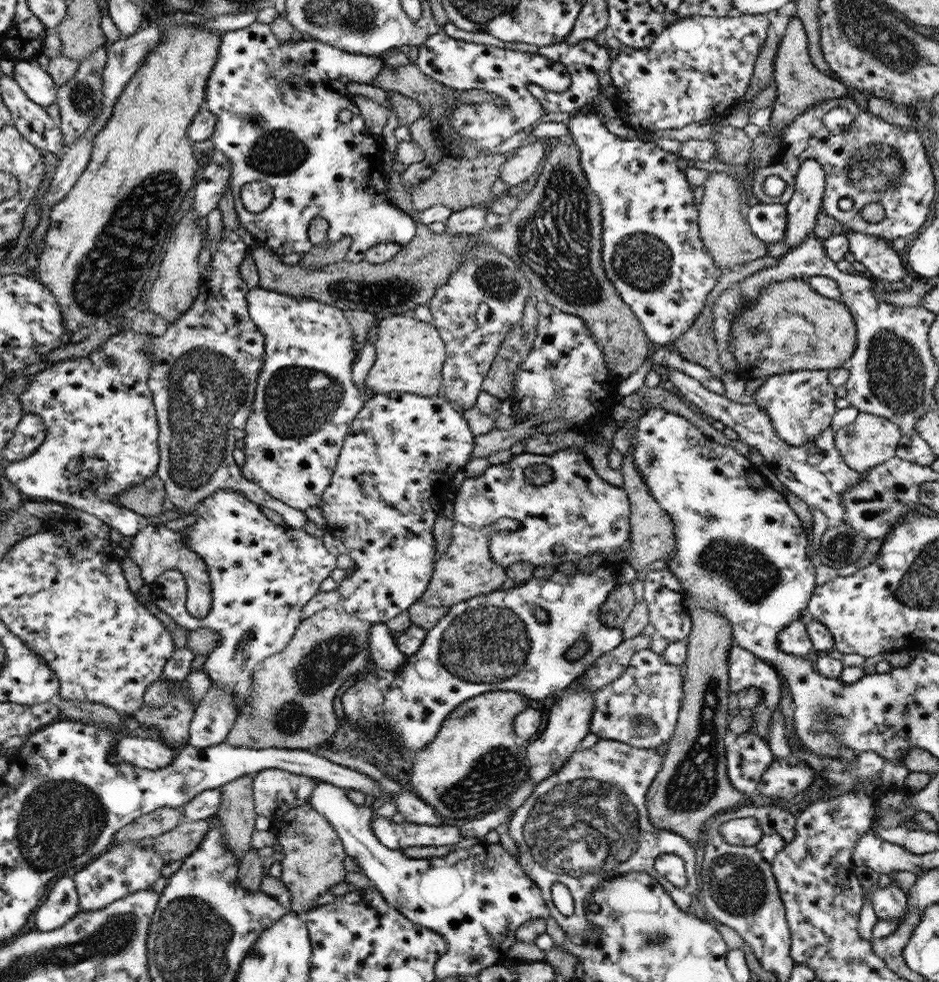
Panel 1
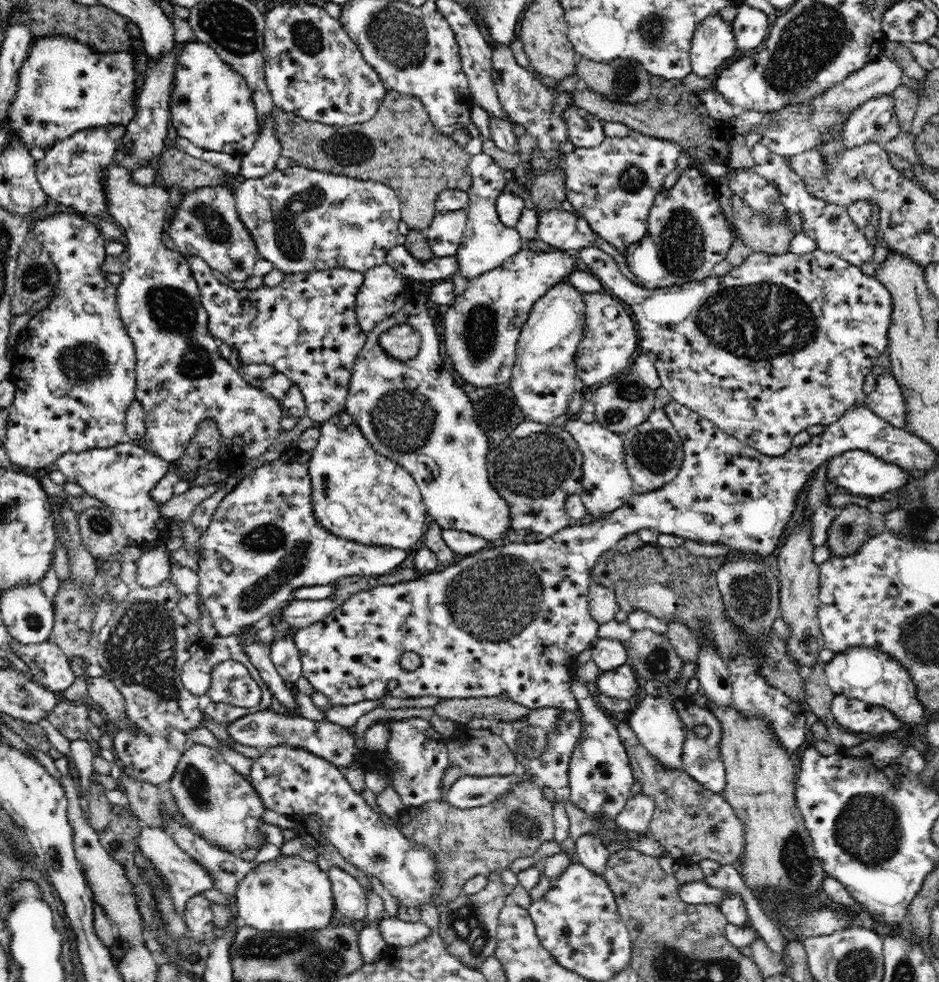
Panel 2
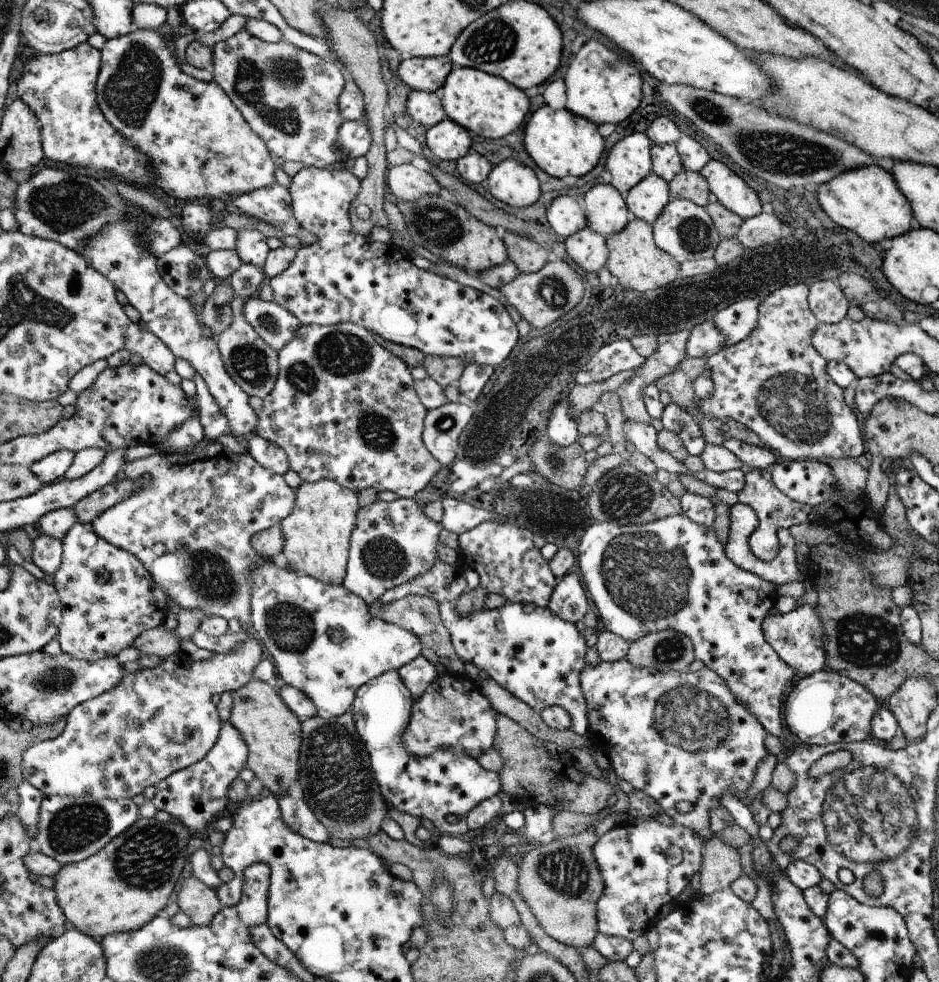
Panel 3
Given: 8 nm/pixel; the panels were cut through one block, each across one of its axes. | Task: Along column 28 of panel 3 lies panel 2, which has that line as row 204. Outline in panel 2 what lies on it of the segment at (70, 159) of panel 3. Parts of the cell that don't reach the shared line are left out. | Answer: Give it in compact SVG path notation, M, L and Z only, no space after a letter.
M122 125L90 127L54 143L46 150L44 158L35 162L36 178L46 196L74 208L80 215L108 218L104 170L113 165L115 146L124 134L126 127Z

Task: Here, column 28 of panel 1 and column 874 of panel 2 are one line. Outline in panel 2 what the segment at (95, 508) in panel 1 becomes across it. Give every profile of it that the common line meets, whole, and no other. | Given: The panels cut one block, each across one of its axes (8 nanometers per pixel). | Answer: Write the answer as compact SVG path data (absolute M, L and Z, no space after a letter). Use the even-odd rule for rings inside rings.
M890 370L875 378L873 390L867 394L868 408L875 415L882 417L886 422L896 428L903 428L903 404L902 389L898 386ZM847 450L845 453L829 458L827 462L827 478L838 486L842 486L859 496L882 496L887 491L894 490L898 484L904 484L906 469L894 463L886 462L863 450Z

